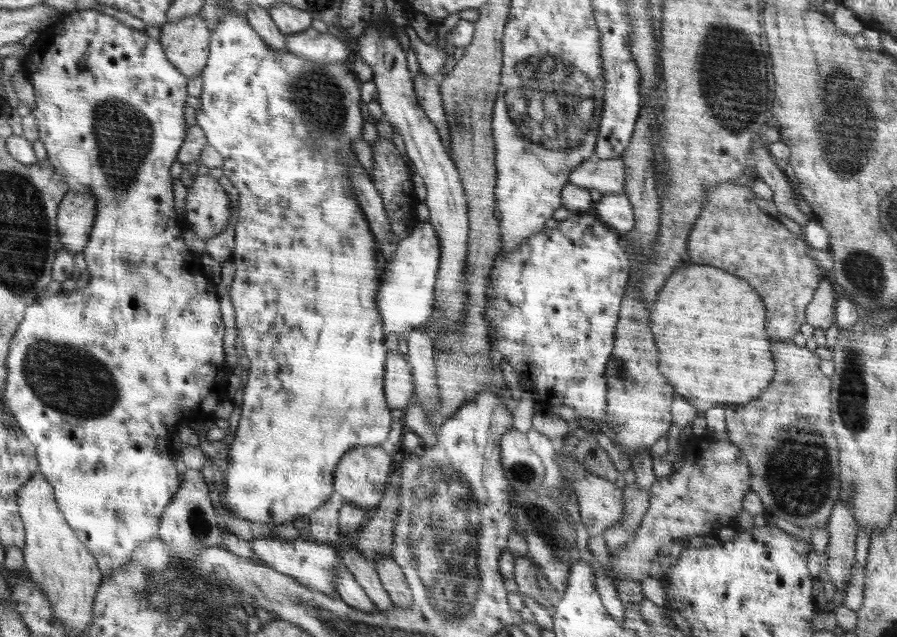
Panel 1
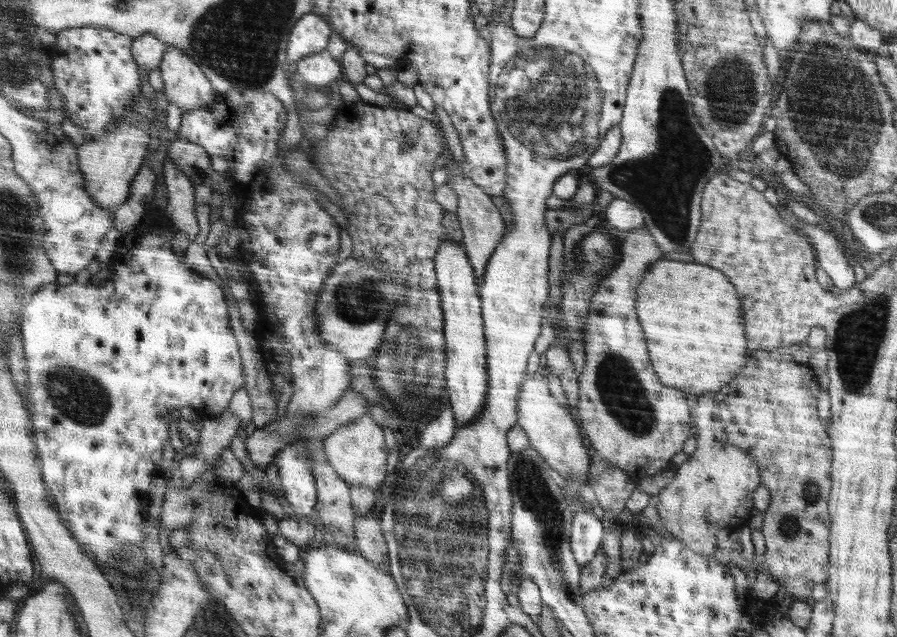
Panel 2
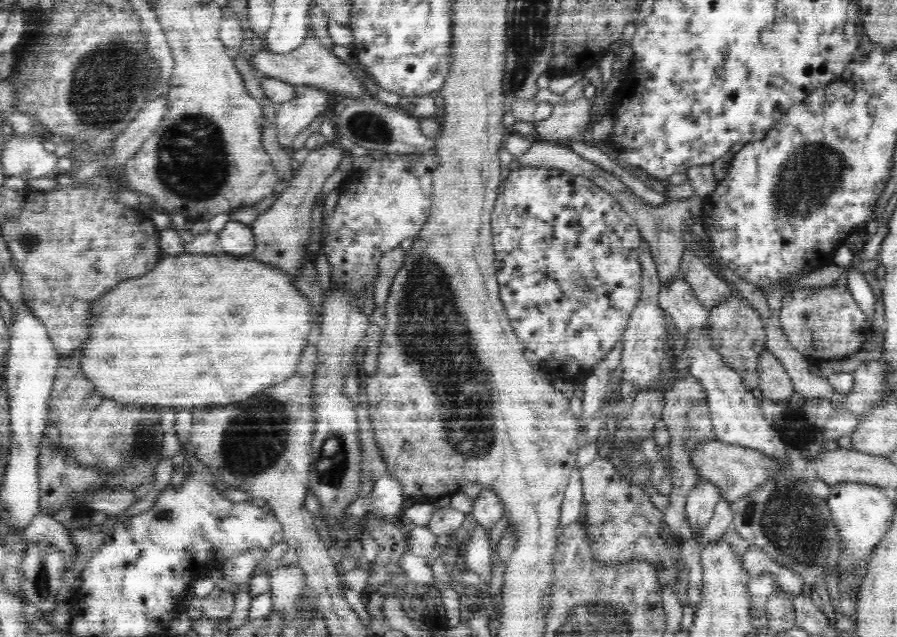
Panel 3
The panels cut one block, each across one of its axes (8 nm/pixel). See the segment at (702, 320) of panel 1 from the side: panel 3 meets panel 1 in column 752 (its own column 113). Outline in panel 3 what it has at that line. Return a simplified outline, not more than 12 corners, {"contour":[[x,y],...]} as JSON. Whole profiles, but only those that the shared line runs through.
{"contour":[[164,256],[90,302],[122,404],[292,376],[312,304],[251,256]]}

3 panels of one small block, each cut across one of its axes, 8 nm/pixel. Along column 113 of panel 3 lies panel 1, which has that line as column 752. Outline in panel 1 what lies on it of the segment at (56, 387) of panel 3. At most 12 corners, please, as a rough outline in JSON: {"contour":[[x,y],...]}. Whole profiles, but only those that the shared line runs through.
{"contour":[[774,342],[774,384],[726,406],[764,513],[824,528],[839,500],[832,382]]}

